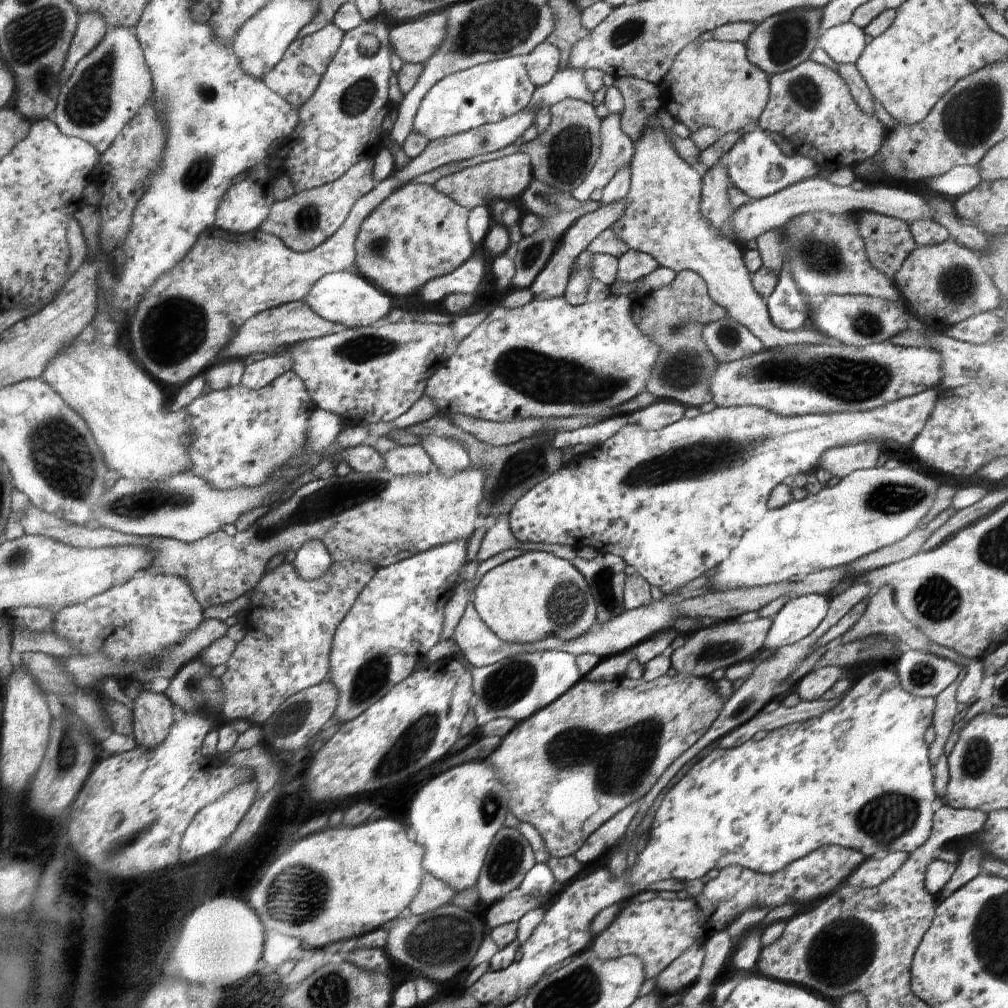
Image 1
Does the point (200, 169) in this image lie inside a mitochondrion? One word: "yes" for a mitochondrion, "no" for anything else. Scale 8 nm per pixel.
yes

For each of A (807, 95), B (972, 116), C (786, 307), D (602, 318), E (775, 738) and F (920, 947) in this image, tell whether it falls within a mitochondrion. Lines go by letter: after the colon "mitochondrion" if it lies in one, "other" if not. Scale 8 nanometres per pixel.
A: mitochondrion
B: mitochondrion
C: other
D: other
E: other
F: other

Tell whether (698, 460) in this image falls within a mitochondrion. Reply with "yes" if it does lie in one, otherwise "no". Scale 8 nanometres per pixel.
yes

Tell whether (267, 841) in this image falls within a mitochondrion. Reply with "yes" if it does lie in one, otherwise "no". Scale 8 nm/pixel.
no

